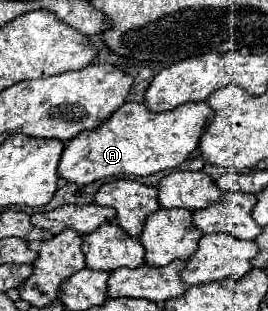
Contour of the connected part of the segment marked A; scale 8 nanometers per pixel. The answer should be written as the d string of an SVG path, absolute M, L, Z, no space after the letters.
M127 101L97 131L79 133L65 143L59 175L77 185L89 185L101 177L147 177L179 167L197 149L213 109L205 103L183 103L167 113L153 113L143 103Z

